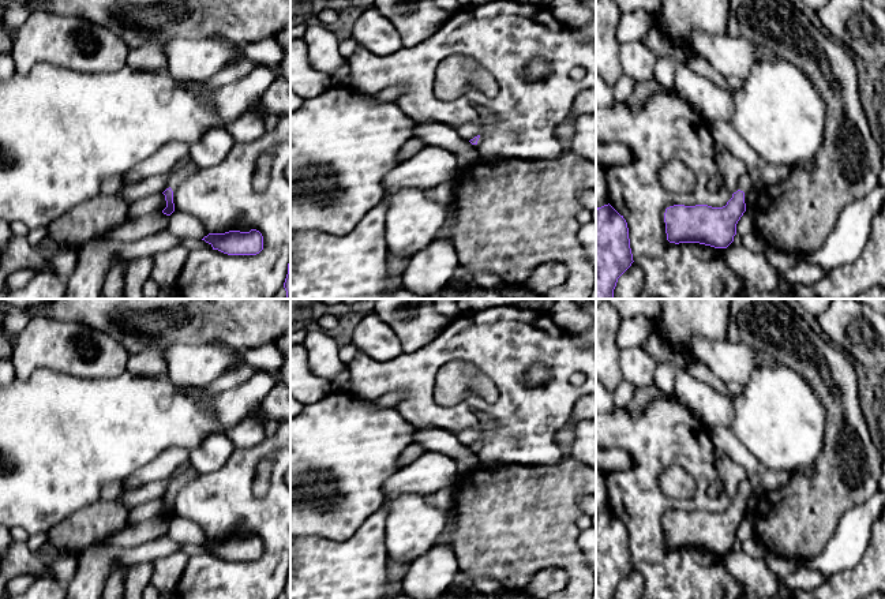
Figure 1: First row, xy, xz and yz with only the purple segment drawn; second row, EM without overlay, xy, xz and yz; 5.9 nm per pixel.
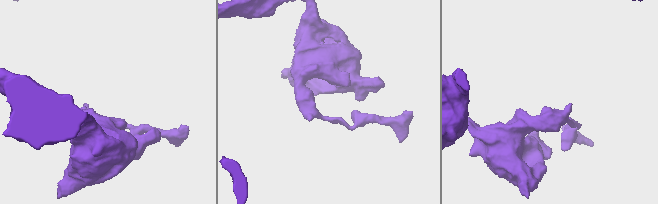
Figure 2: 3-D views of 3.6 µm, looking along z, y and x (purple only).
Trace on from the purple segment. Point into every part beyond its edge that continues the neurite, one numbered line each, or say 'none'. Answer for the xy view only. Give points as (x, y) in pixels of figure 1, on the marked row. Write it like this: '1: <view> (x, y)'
none

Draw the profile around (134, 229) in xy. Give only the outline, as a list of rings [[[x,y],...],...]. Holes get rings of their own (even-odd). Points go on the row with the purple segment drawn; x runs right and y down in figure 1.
[[[155,211],[136,220],[128,220],[101,236],[109,240],[130,243],[162,232],[168,222],[169,216],[162,211]]]

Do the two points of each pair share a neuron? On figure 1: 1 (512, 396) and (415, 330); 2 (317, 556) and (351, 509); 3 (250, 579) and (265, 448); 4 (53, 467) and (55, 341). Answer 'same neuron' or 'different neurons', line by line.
1: different neurons
2: different neurons
3: same neuron
4: different neurons

